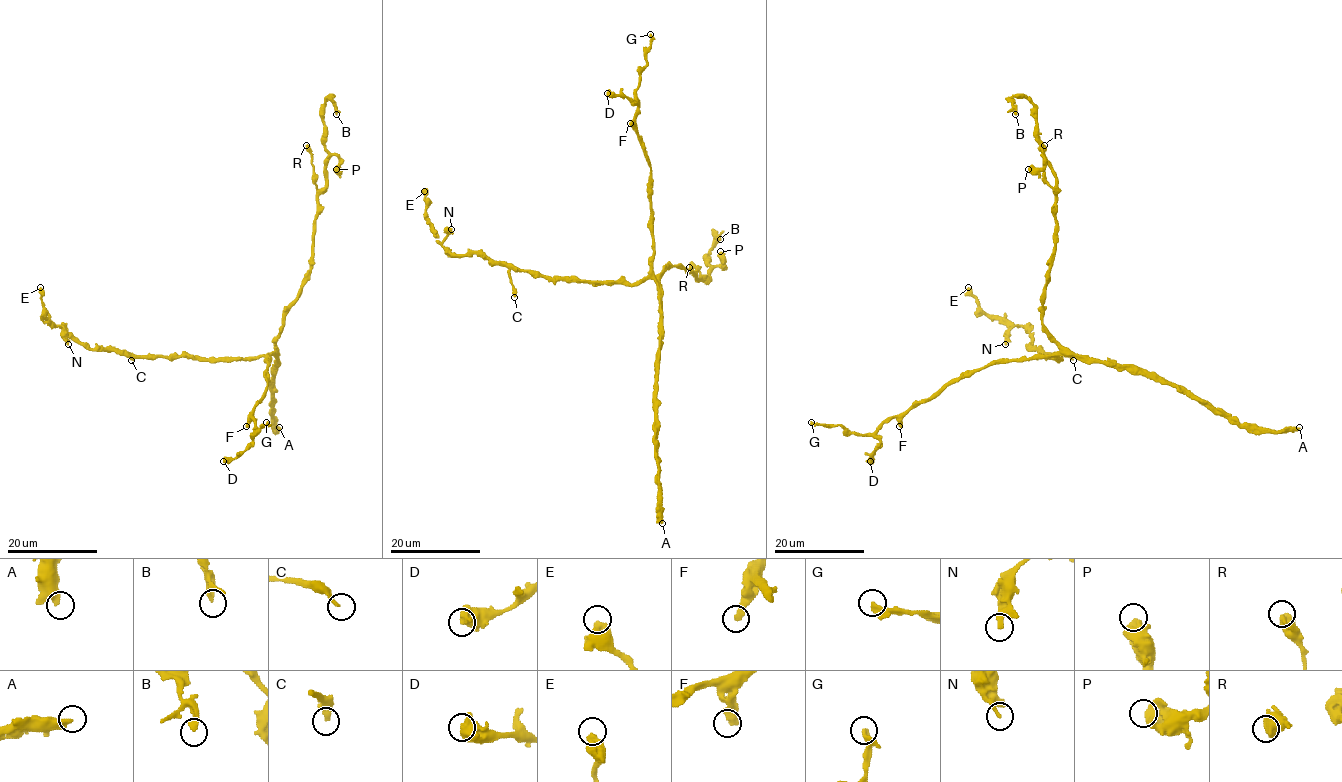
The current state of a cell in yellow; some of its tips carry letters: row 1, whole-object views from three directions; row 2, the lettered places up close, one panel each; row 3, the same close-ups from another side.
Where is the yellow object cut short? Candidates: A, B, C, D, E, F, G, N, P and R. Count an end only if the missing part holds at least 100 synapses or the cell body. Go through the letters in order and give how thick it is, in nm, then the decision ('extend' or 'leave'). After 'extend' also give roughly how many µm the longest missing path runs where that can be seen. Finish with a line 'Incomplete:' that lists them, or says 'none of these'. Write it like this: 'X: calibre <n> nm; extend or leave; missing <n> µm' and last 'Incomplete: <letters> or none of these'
A: calibre 440 nm; leave
B: calibre 260 nm; leave
C: calibre 200 nm; leave
D: calibre 800 nm; leave
E: calibre 550 nm; leave
F: calibre 400 nm; leave
G: calibre 240 nm; leave
N: calibre 260 nm; leave
P: calibre 650 nm; leave
R: calibre 650 nm; leave
Incomplete: none of these

